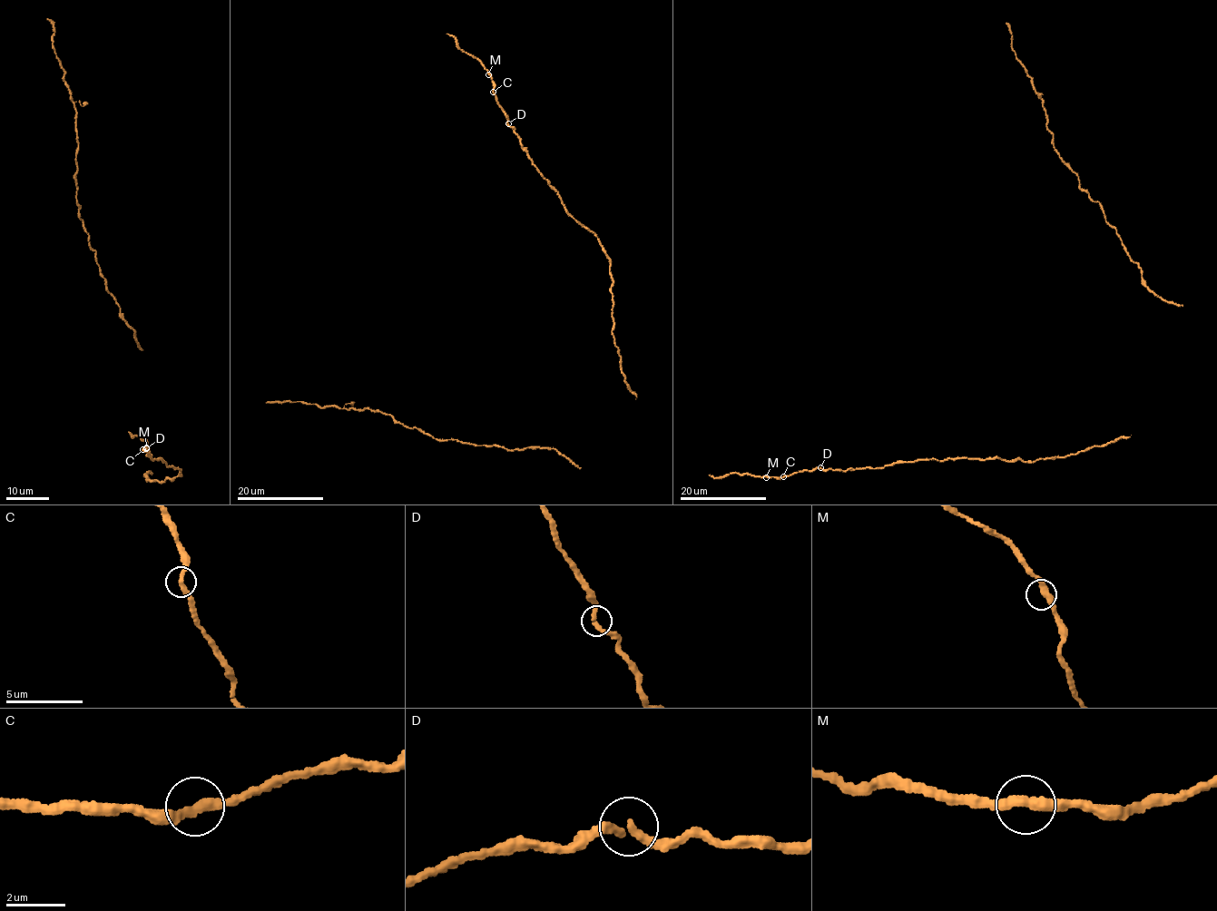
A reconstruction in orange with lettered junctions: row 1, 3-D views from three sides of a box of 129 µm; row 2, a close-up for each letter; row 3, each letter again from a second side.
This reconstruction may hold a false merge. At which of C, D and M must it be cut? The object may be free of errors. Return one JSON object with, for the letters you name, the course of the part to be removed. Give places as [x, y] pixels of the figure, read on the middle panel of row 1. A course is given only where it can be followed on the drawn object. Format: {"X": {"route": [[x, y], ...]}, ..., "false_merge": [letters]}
{"false_merge": []}

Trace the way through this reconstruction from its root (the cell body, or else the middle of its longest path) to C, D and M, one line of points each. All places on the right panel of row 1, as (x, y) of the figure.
C: (1131, 435), (1066, 456), (1041, 458), (1033, 462), (994, 456), (920, 459), (875, 468), (814, 468), (783, 476)
D: (1131, 435), (1066, 456), (1041, 458), (1033, 462), (994, 456), (920, 459), (875, 468), (847, 470), (820, 467)
M: (1131, 435), (1066, 456), (1033, 462), (994, 456), (920, 459), (875, 468), (814, 468), (783, 477), (766, 477)

